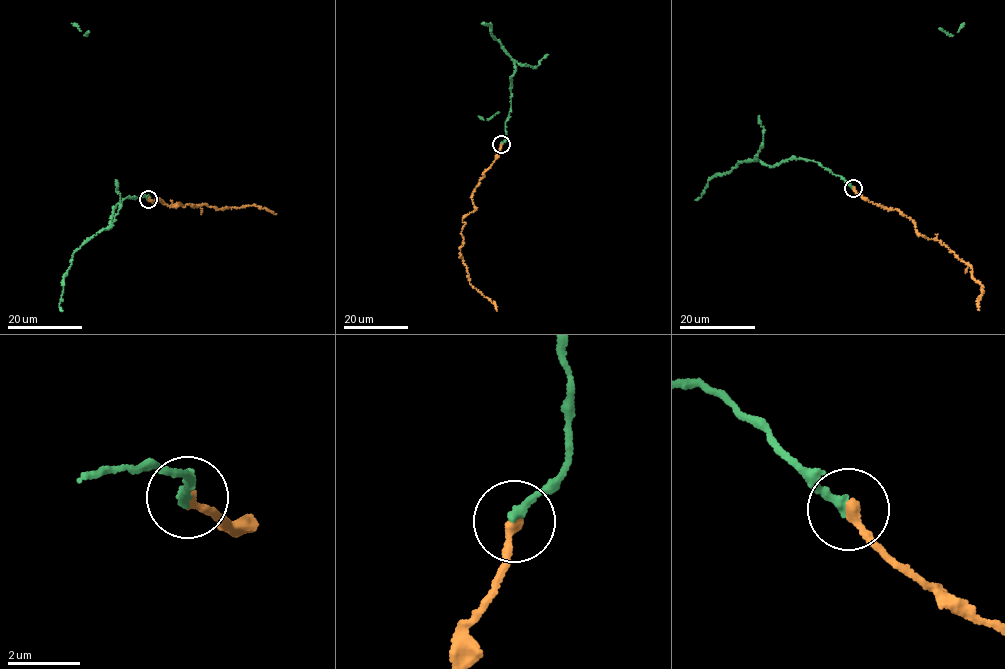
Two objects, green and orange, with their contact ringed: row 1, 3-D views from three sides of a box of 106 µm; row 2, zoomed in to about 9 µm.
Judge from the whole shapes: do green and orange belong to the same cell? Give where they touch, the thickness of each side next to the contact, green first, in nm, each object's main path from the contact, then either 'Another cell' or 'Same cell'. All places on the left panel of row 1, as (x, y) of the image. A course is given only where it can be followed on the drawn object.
Place: (148, 199). Thickness 240 nm (green) against 280 nm. Course of green: (148, 199), (124, 198), (112, 209), (111, 227), (75, 251), (63, 276), (62, 310). Course of orange: (149, 198), (155, 202), (158, 198), (167, 205), (204, 204), (222, 209), (252, 205), (276, 214). Same cell

